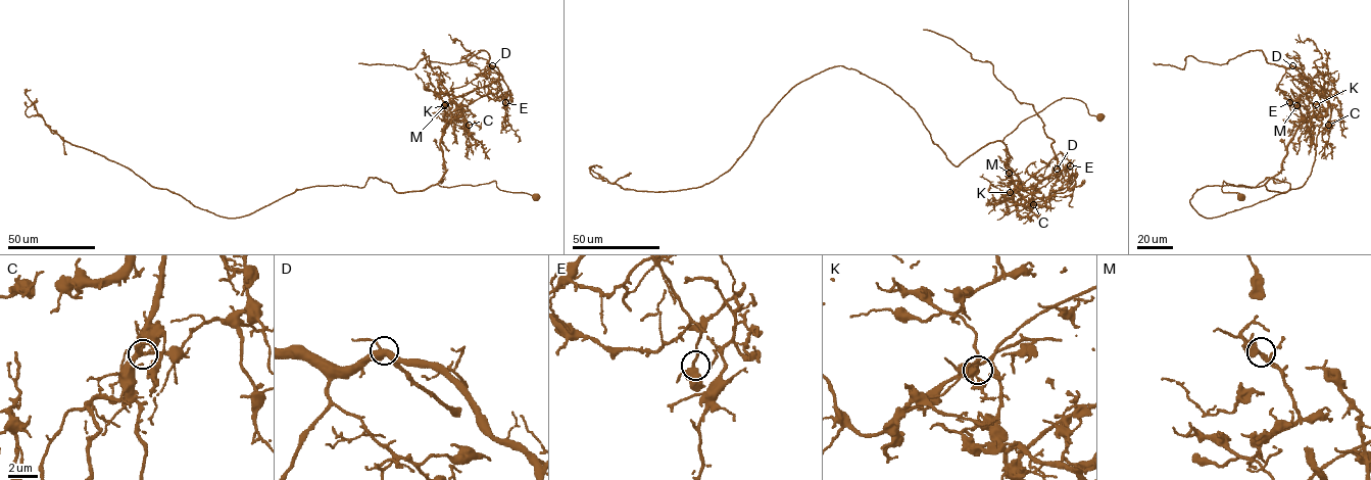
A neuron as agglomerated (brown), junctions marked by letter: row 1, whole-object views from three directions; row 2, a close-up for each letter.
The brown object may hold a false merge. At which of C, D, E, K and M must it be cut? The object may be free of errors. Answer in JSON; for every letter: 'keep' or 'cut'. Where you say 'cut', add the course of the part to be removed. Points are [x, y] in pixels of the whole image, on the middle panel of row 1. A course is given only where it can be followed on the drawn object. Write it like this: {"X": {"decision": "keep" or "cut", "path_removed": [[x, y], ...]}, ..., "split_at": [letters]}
{"C": {"decision": "keep"}, "D": {"decision": "keep"}, "E": {"decision": "keep"}, "K": {"decision": "cut", "path_removed": [[1010, 192], [1064, 154], [1058, 161], [1032, 105], [991, 63], [923, 29]]}, "M": {"decision": "keep"}, "split_at": ["K"]}

